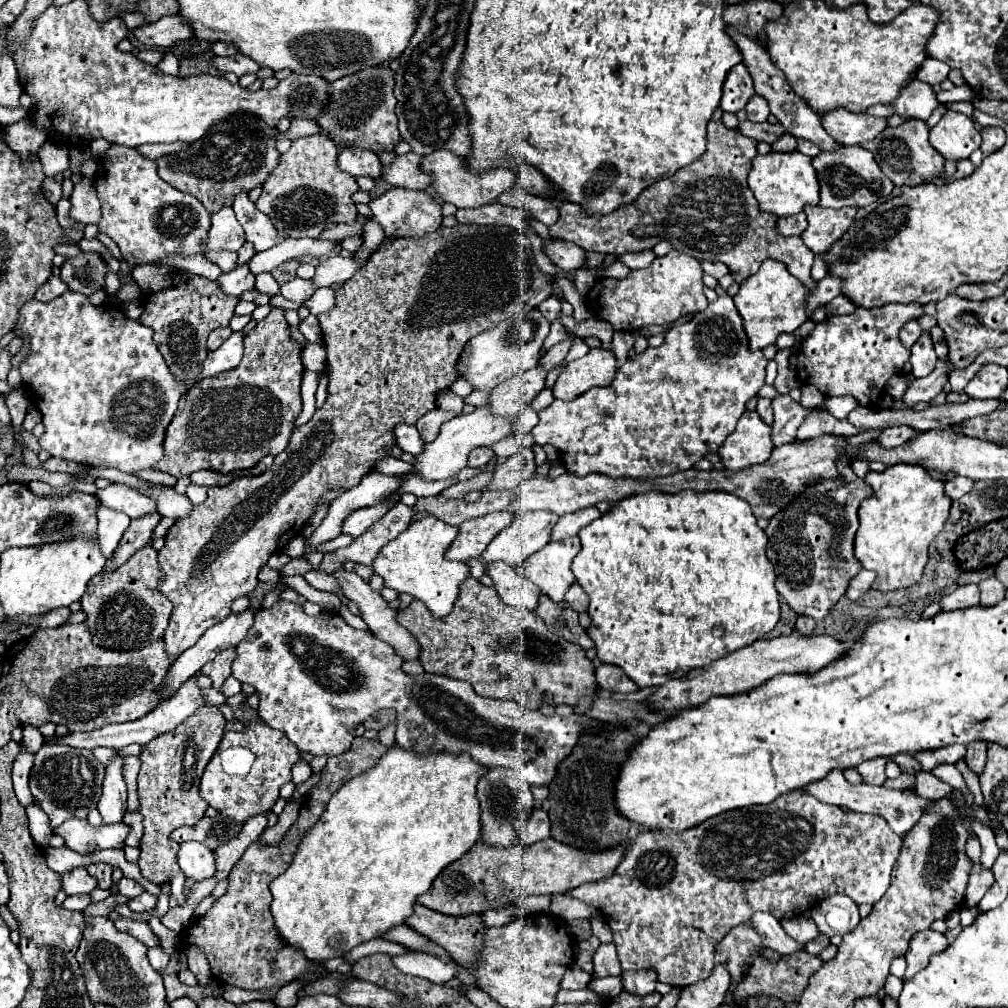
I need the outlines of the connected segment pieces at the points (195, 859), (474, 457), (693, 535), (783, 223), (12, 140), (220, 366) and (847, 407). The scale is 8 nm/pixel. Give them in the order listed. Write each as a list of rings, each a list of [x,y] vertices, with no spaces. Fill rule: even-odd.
[[[200,842],[180,844],[178,866],[186,874],[186,878],[192,878],[192,880],[212,878],[212,874],[216,872],[212,850],[206,848],[204,844],[200,844]]]
[[[476,448],[476,450],[472,450],[472,454],[468,456],[468,466],[470,466],[470,468],[482,468],[482,466],[490,464],[492,458],[494,458],[492,448]]]
[[[684,490],[680,494],[636,494],[632,498],[620,500],[616,506],[610,508],[608,514],[602,514],[598,520],[590,522],[586,528],[580,530],[582,550],[576,554],[572,562],[572,572],[576,576],[576,582],[582,586],[582,590],[590,598],[588,616],[592,620],[590,628],[586,630],[588,636],[594,640],[598,658],[604,664],[614,664],[624,670],[628,678],[638,686],[638,690],[664,684],[672,678],[682,678],[694,668],[702,668],[732,650],[744,648],[752,642],[756,642],[760,636],[774,630],[774,626],[780,620],[780,602],[778,592],[774,588],[774,566],[766,558],[766,534],[756,524],[756,518],[748,506],[748,502],[724,494],[724,492],[708,492],[708,494],[692,494],[692,490]]]
[[[804,212],[778,220],[778,232],[782,236],[800,236],[806,230],[806,226],[808,226],[808,222],[806,222],[806,214]]]
[[[24,118],[6,128],[4,136],[6,144],[20,154],[20,158],[30,158],[36,156],[40,146],[46,142],[46,132],[42,128],[34,128],[32,118]]]
[[[234,332],[218,350],[208,354],[208,360],[202,366],[200,378],[208,378],[208,376],[214,376],[214,374],[226,372],[230,368],[236,368],[240,358],[242,358],[242,350],[244,350],[244,334]]]
[[[840,396],[840,398],[826,398],[820,408],[830,412],[834,418],[846,418],[856,406],[858,406],[858,402],[854,398],[848,398],[848,396],[842,398]]]

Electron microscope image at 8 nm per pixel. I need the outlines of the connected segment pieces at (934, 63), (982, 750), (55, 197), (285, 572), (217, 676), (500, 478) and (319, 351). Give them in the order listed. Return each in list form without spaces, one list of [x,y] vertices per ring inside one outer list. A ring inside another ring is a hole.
[[[928,58],[928,60],[924,60],[922,66],[916,70],[914,78],[916,78],[916,80],[922,80],[922,82],[926,82],[926,84],[930,84],[930,86],[934,86],[934,84],[944,82],[946,76],[948,76],[948,72],[950,72],[950,68],[946,66],[946,62]]]
[[[972,742],[968,744],[968,754],[966,754],[966,764],[968,768],[980,776],[986,764],[986,742]]]
[[[46,178],[42,184],[42,192],[44,196],[56,206],[56,202],[62,198],[62,186],[60,184],[52,184],[52,178]]]
[[[304,558],[300,560],[290,560],[284,568],[282,568],[282,576],[294,576],[294,574],[306,574],[308,570],[312,570],[312,564]]]
[[[230,648],[230,650],[222,650],[216,660],[208,662],[204,668],[206,668],[206,676],[212,678],[212,686],[216,689],[220,689],[224,683],[224,680],[232,674],[232,662],[236,658],[236,648]]]
[[[522,448],[514,456],[496,464],[490,484],[484,490],[514,490],[522,482],[534,476],[534,452],[532,448]]]
[[[322,342],[316,344],[306,344],[302,350],[302,364],[306,370],[314,372],[324,372],[326,368],[326,348]]]

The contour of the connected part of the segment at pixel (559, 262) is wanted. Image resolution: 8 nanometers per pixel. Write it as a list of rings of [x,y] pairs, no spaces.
[[[550,240],[542,246],[542,252],[552,260],[552,264],[566,272],[574,272],[586,264],[586,252],[580,250],[580,246],[572,246],[572,242]]]

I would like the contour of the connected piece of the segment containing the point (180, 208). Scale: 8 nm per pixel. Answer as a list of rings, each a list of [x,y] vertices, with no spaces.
[[[112,144],[108,152],[104,154],[104,158],[98,160],[98,170],[94,174],[94,186],[102,202],[102,220],[98,228],[102,234],[110,236],[118,244],[124,260],[130,266],[156,264],[162,258],[174,256],[174,254],[182,254],[182,256],[204,254],[206,250],[204,244],[206,244],[208,230],[210,230],[210,214],[206,212],[206,208],[202,206],[198,198],[194,198],[192,194],[180,192],[172,188],[168,182],[164,182],[158,176],[156,160],[142,156],[136,148]]]

